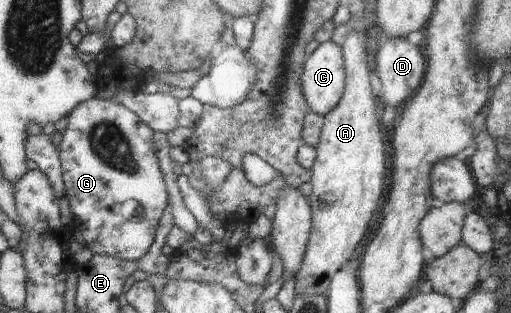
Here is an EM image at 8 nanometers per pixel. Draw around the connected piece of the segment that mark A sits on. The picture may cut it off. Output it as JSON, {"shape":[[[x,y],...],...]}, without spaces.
{"shape":[[[349,32],[341,46],[345,64],[345,87],[340,102],[332,112],[324,117],[316,149],[316,160],[311,168],[312,193],[308,197],[311,206],[311,229],[304,253],[303,263],[295,276],[294,286],[296,295],[324,295],[329,287],[331,278],[344,266],[351,264],[358,254],[352,256],[352,252],[358,252],[358,244],[362,242],[368,224],[372,220],[374,210],[380,202],[380,192],[384,192],[384,176],[386,176],[386,152],[384,152],[384,140],[382,133],[384,128],[381,122],[382,108],[378,97],[372,93],[370,85],[370,73],[366,51],[366,32]]]}

